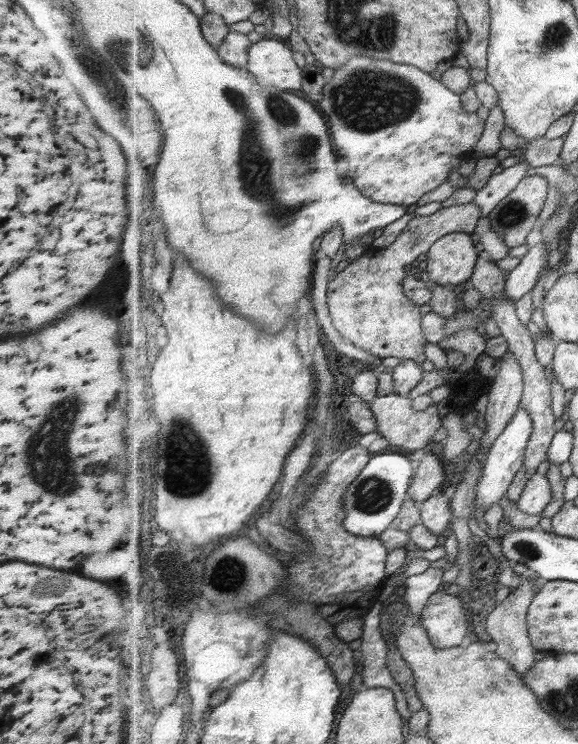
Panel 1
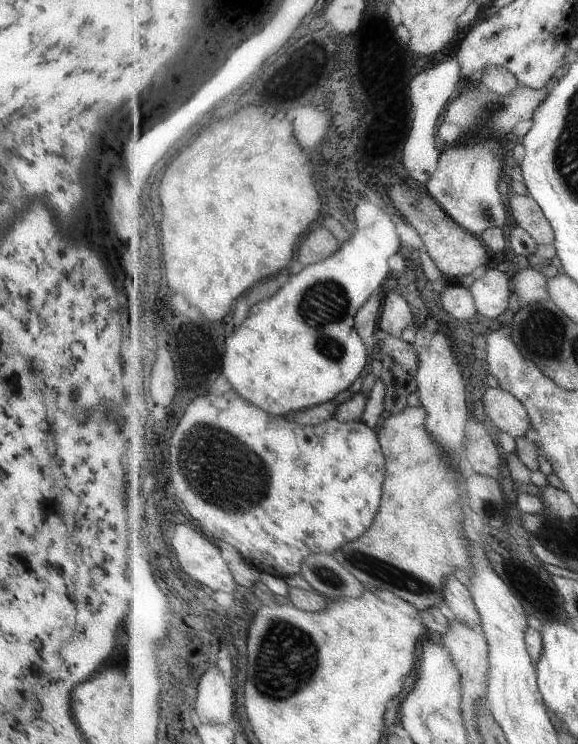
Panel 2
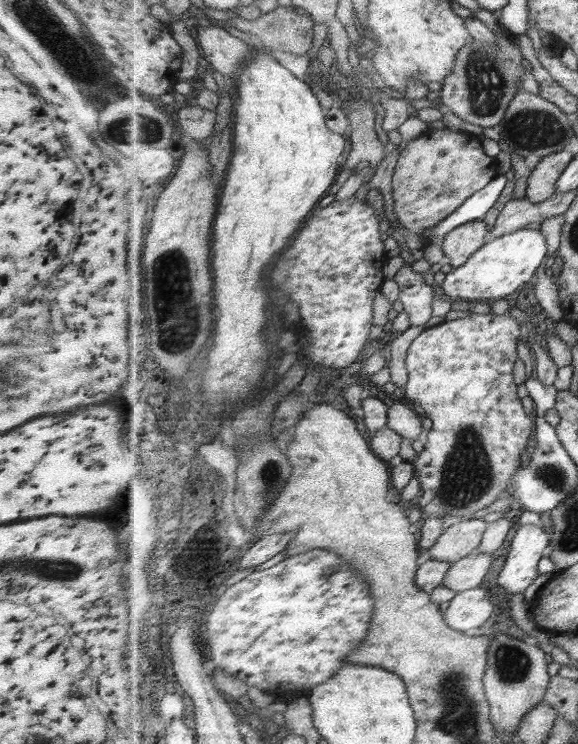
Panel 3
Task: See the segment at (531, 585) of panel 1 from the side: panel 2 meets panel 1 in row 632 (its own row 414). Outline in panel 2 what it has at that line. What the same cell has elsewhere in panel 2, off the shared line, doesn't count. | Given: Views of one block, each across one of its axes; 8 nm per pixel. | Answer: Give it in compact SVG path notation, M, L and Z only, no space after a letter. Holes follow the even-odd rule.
M500 386L486 390L484 405L493 424L514 439L524 437L532 427L528 408L514 394Z

